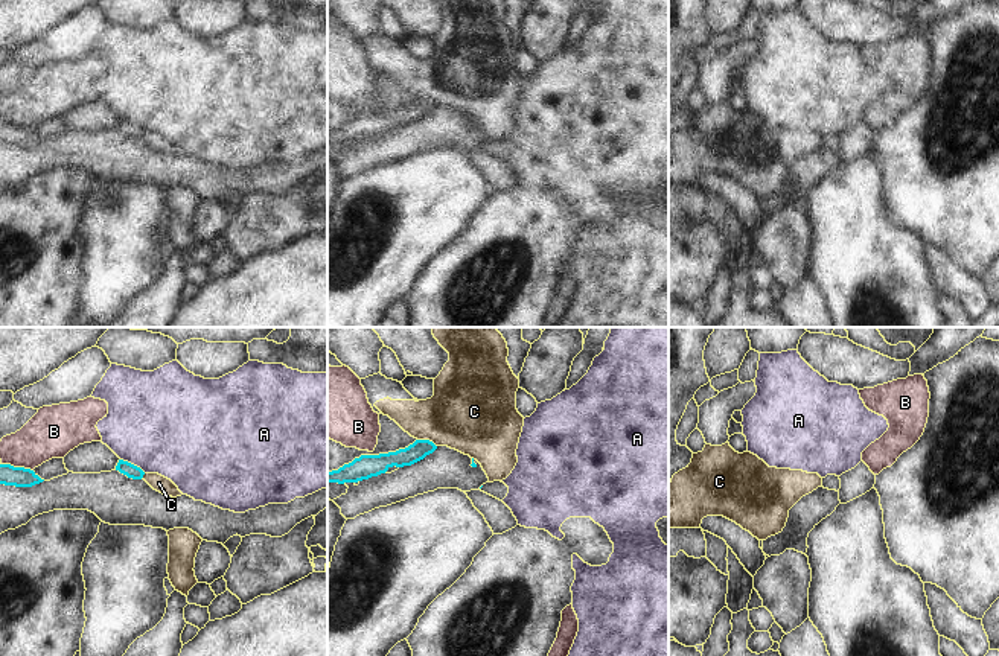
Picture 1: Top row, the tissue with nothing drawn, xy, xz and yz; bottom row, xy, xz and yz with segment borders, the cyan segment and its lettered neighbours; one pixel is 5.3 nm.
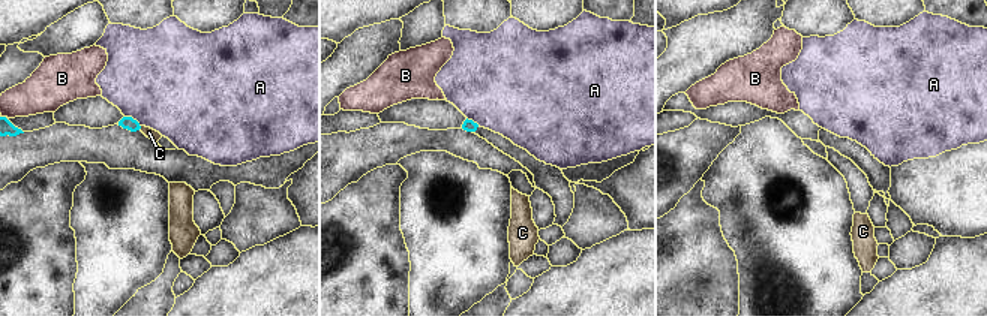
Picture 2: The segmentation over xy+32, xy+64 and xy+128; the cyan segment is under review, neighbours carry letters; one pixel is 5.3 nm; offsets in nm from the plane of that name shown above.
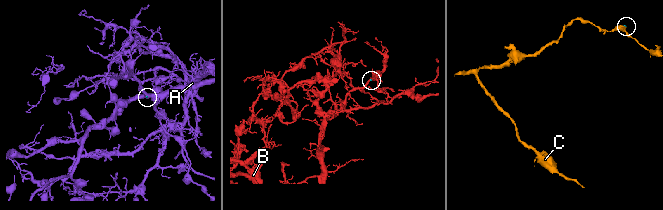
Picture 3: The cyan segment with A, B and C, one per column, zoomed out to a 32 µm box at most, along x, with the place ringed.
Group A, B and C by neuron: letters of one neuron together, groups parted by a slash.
A / B / C

